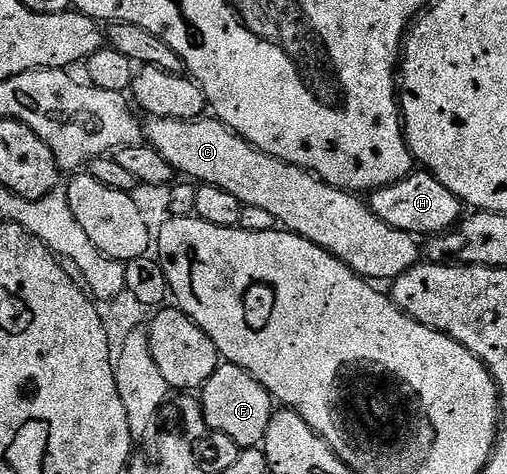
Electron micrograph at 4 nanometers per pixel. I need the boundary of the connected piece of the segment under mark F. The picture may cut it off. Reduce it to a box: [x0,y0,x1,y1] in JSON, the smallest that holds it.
[201,364,273,448]

